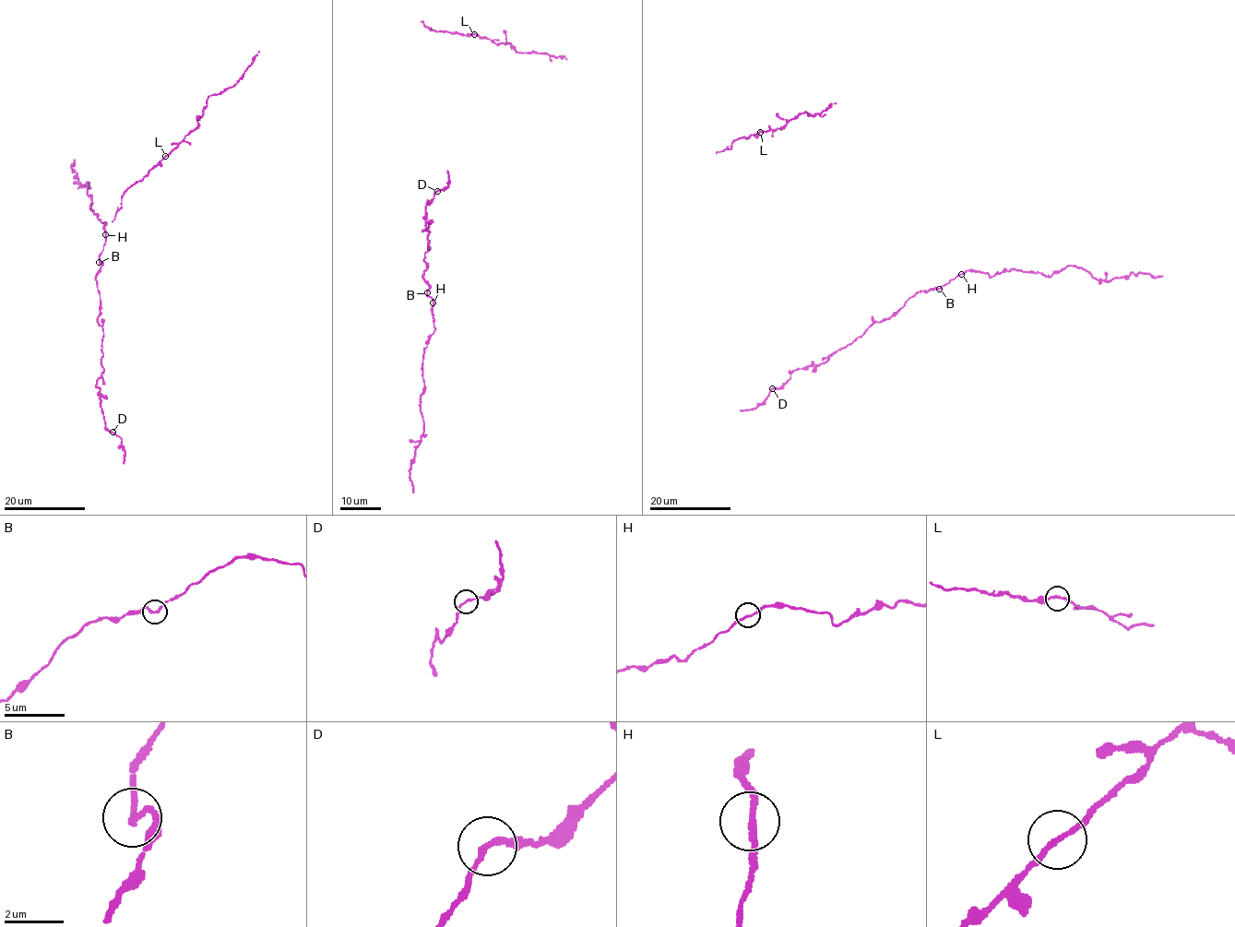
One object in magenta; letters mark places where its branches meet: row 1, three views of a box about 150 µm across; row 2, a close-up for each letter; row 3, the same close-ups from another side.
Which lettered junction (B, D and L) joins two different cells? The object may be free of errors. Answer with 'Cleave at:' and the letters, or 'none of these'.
Cleave at: none of these

